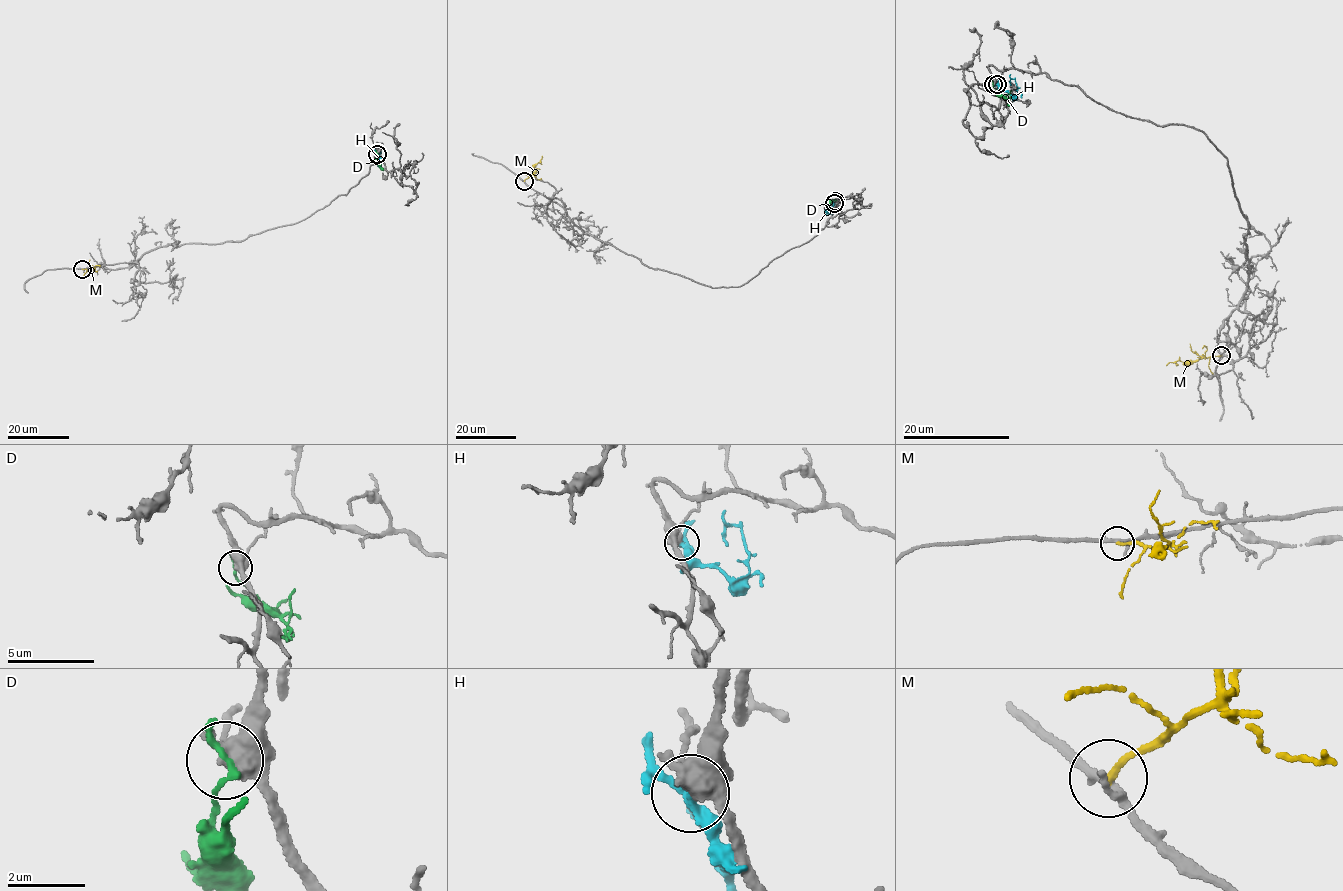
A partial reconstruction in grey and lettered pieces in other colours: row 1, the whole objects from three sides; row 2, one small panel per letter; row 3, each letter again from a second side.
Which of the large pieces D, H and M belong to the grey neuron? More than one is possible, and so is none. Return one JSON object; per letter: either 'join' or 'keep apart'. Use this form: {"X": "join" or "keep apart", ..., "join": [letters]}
{"D": "keep apart", "H": "keep apart", "M": "keep apart", "join": []}

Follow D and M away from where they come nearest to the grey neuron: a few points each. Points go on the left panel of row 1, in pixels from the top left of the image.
D: (377, 153), (378, 164), (383, 170)
M: (82, 269), (95, 270)

